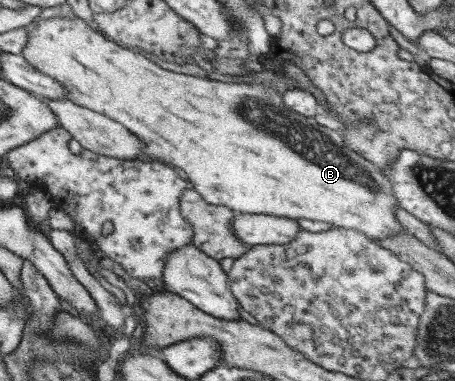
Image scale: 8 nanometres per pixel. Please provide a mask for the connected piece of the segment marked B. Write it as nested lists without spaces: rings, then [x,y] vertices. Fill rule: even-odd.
[[[78,17],[41,19],[25,30],[26,44],[20,54],[34,69],[62,85],[70,102],[118,122],[144,140],[142,153],[175,167],[208,204],[226,206],[240,214],[320,220],[332,228],[359,230],[371,240],[384,240],[402,232],[402,225],[394,217],[398,201],[382,172],[346,148],[338,131],[286,108],[282,93],[262,84],[220,82],[168,71],[136,50],[104,38]]]

